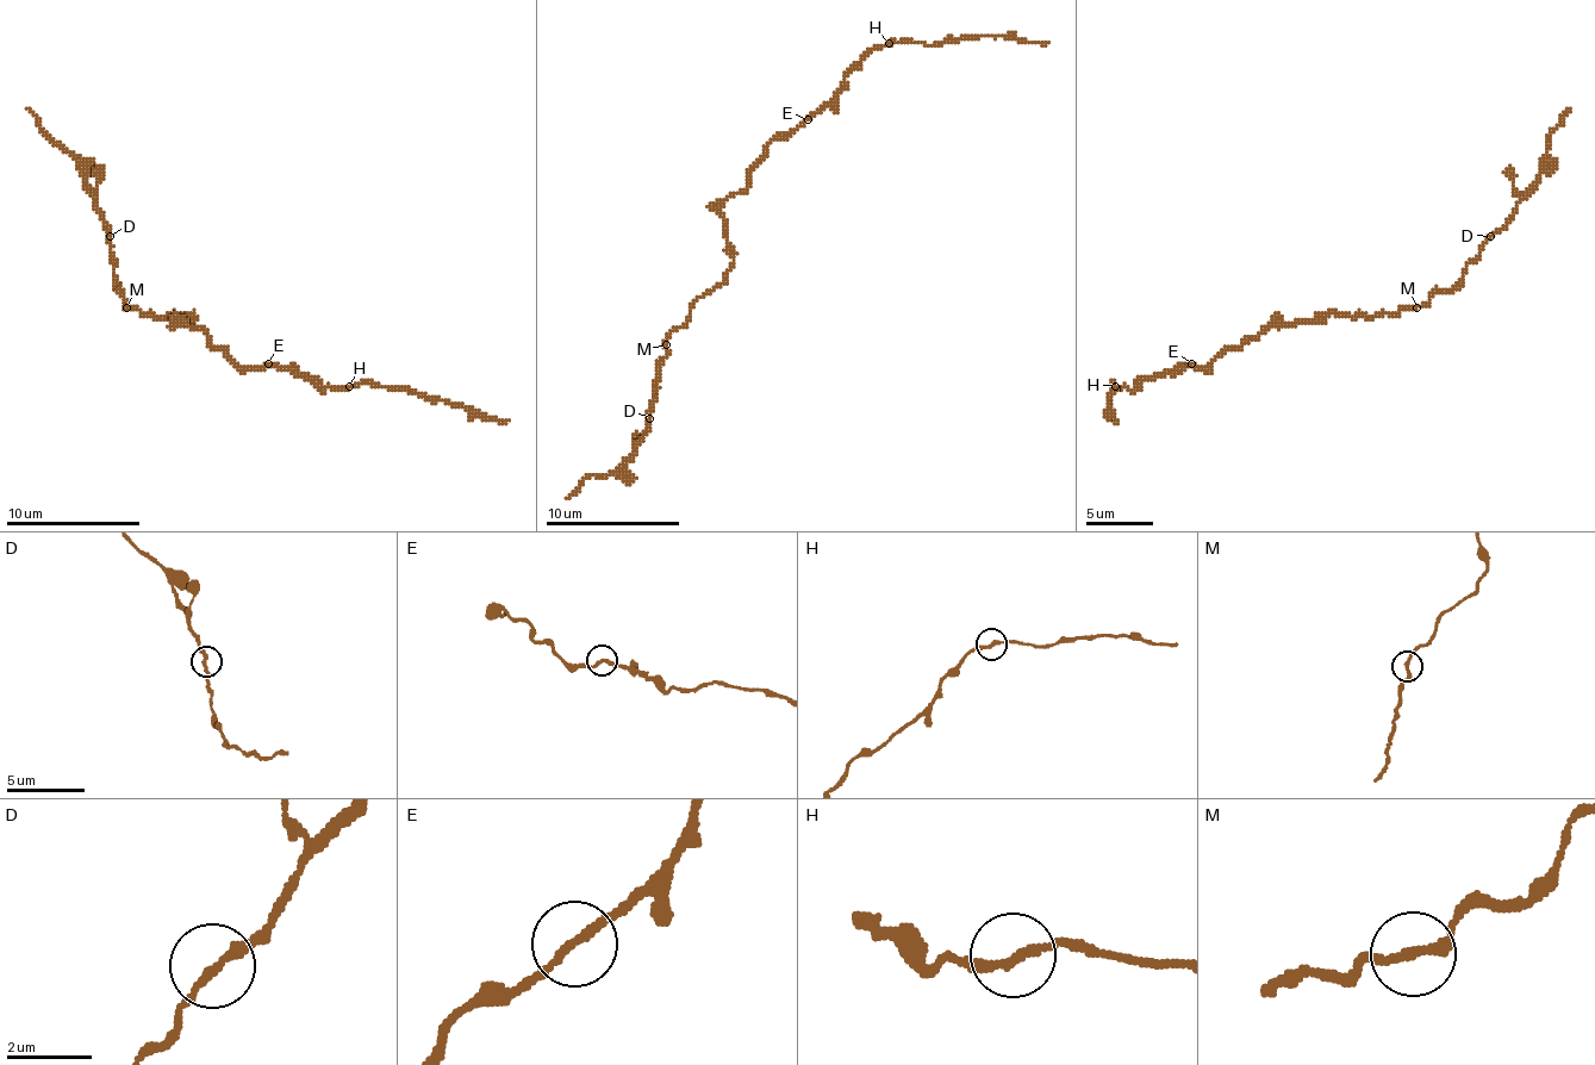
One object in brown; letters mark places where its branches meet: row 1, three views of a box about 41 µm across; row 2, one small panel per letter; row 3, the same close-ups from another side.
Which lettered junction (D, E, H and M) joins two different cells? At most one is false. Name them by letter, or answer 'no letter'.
no letter

